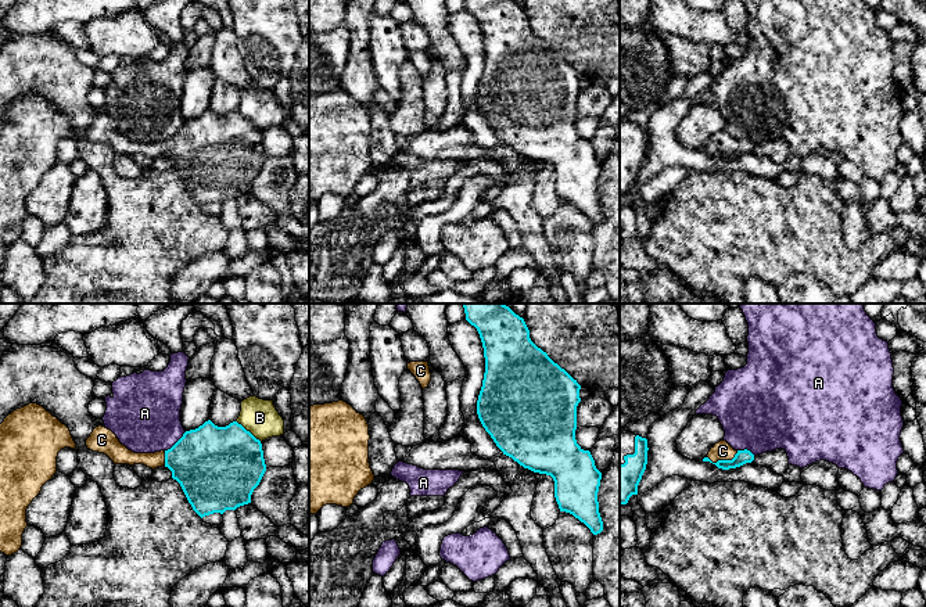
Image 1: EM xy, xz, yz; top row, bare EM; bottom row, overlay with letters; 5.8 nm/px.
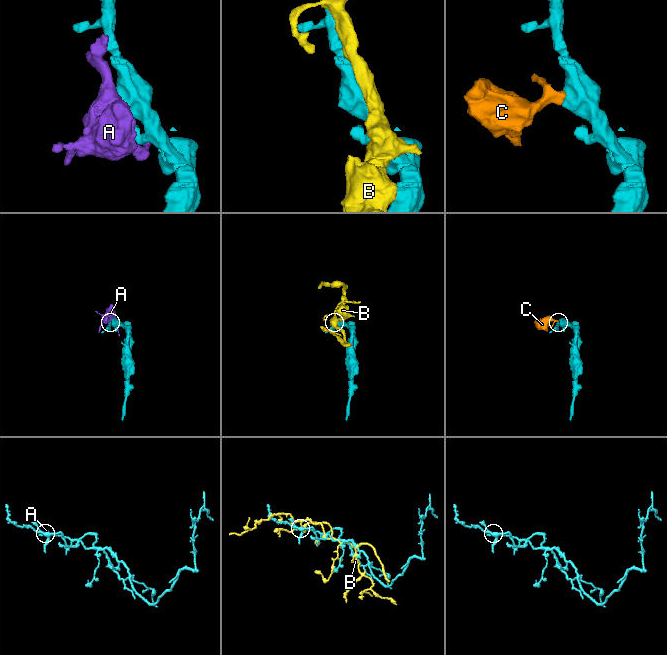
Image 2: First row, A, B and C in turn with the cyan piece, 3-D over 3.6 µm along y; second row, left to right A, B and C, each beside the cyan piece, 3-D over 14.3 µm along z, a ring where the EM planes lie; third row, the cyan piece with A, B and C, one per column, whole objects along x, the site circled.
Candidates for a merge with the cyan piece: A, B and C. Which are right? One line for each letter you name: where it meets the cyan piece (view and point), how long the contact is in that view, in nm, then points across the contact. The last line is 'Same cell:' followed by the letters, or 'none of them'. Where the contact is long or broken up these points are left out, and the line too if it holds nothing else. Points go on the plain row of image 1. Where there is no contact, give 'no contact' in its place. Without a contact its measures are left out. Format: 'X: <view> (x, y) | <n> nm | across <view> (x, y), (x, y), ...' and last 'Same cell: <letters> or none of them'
C: yz (722, 150) | 190 nm | across yz (745, 146), (722, 150), (722, 140)
Same cell: C

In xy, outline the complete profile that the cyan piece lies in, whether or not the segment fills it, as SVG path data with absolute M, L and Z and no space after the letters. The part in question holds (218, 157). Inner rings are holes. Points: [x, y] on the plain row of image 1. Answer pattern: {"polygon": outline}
{"polygon": "M208 109L198 118L186 121L171 139L155 143L134 143L122 134L111 119L98 115L86 129L86 136L107 144L114 154L144 154L152 159L168 157L201 208L251 193L251 184L266 161L261 130L237 111L218 116Z"}

